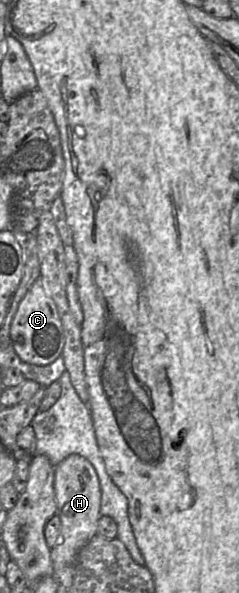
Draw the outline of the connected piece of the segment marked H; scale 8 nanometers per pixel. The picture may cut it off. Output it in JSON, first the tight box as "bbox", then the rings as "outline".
{"bbox":[51,454,101,572],"outline":[[[71,454],[55,466],[54,480],[56,515],[61,520],[60,540],[51,549],[53,572],[72,564],[81,548],[98,535],[98,521],[101,517],[101,487],[93,465],[78,454]]]}

